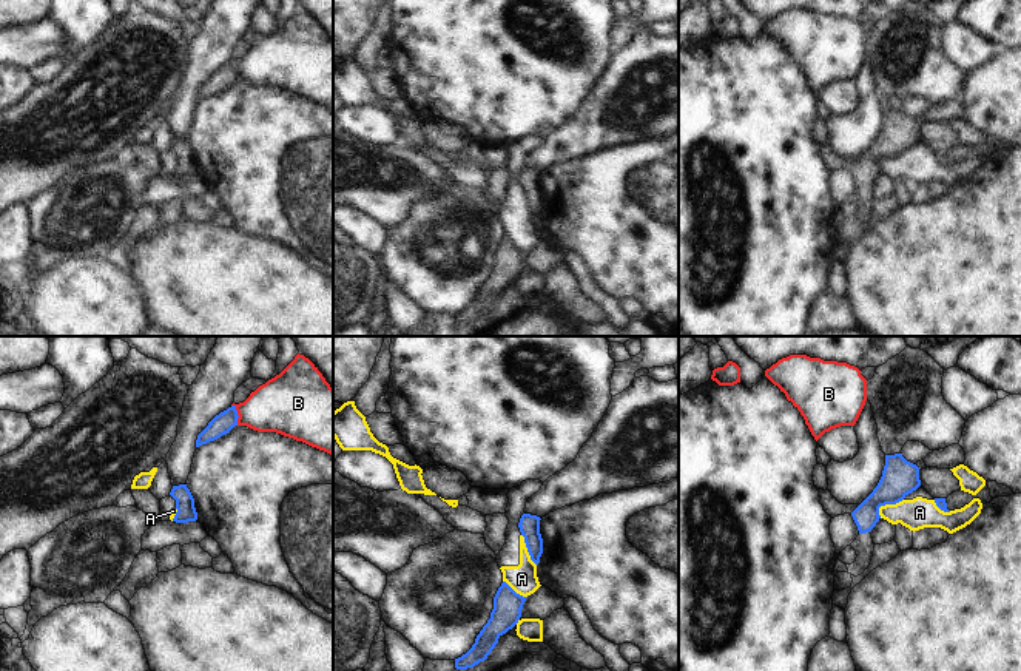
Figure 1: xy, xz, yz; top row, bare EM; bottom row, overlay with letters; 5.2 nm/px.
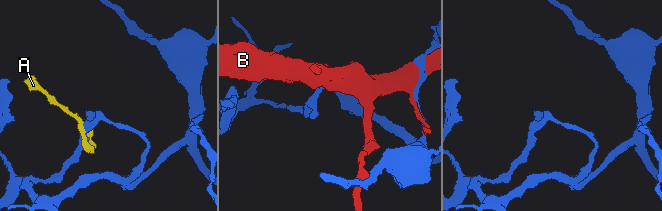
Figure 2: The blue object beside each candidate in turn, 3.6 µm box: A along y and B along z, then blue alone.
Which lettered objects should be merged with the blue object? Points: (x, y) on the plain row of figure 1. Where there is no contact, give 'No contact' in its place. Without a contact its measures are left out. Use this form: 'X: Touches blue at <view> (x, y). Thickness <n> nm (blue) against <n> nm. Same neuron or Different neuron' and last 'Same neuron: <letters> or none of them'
A: Touches blue at yz (886, 158). Thickness 190 nm (blue) against 160 nm. Different neuron
B: Touches blue at xy (238, 70). Thickness 110 nm (blue) against 300 nm. Different neuron
Same neuron: none of them

